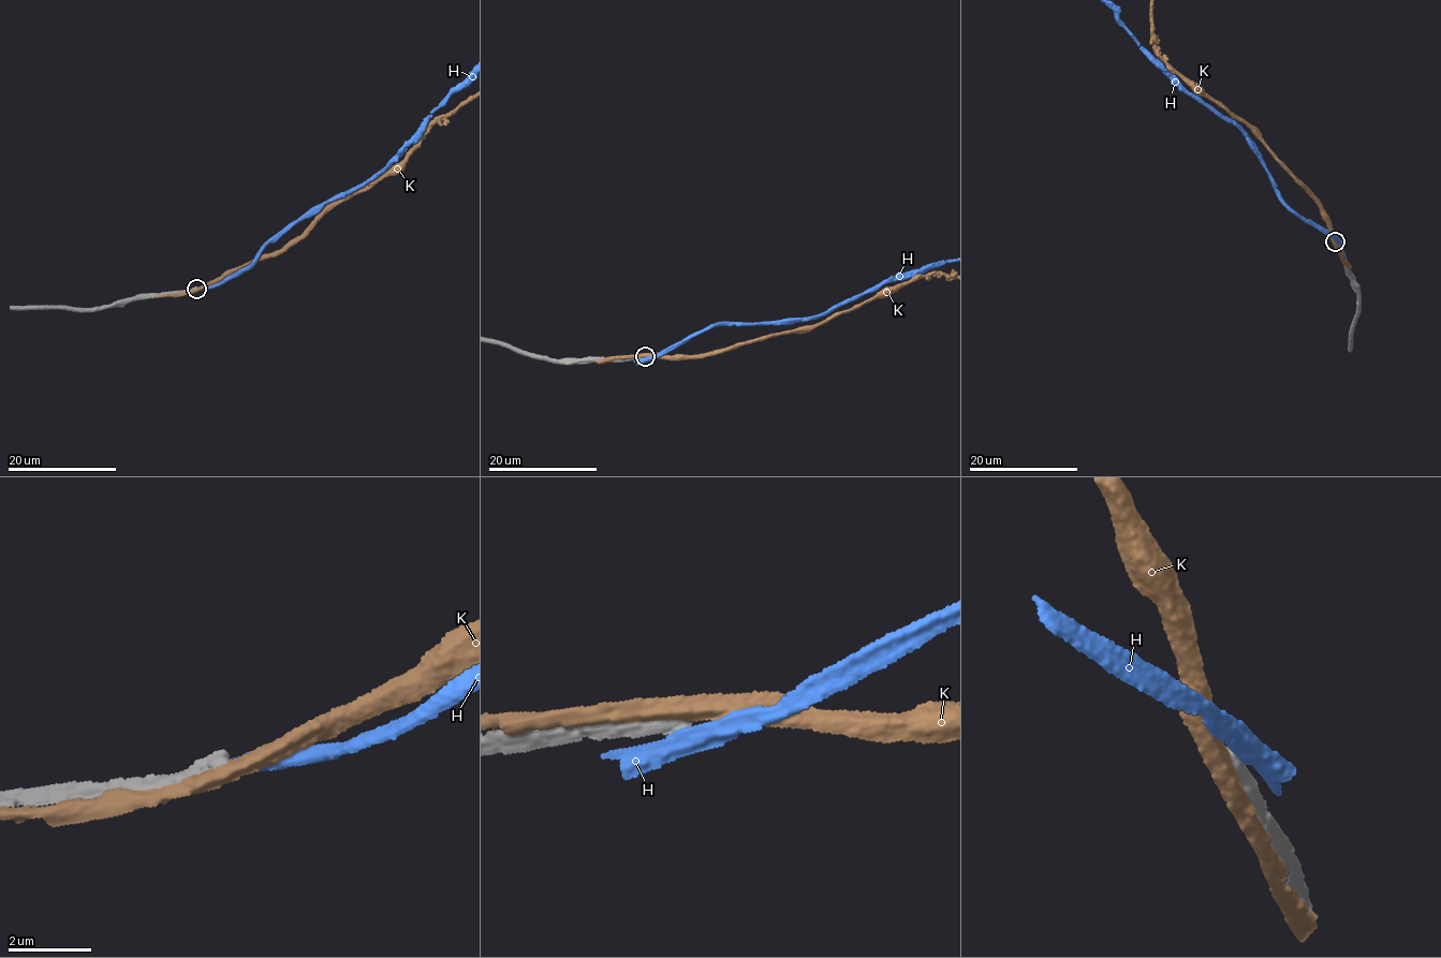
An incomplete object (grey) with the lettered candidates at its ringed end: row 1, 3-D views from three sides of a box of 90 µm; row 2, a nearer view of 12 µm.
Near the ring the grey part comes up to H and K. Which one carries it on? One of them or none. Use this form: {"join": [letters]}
{"join": []}

